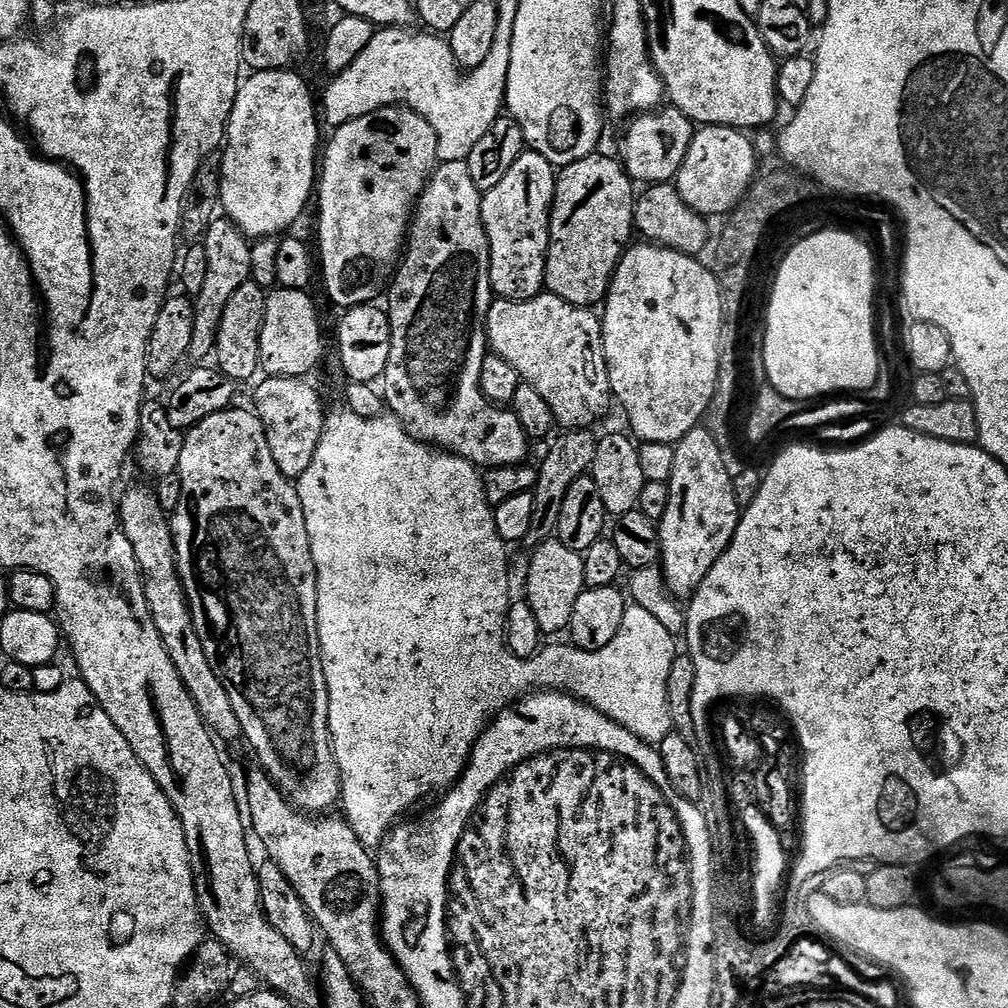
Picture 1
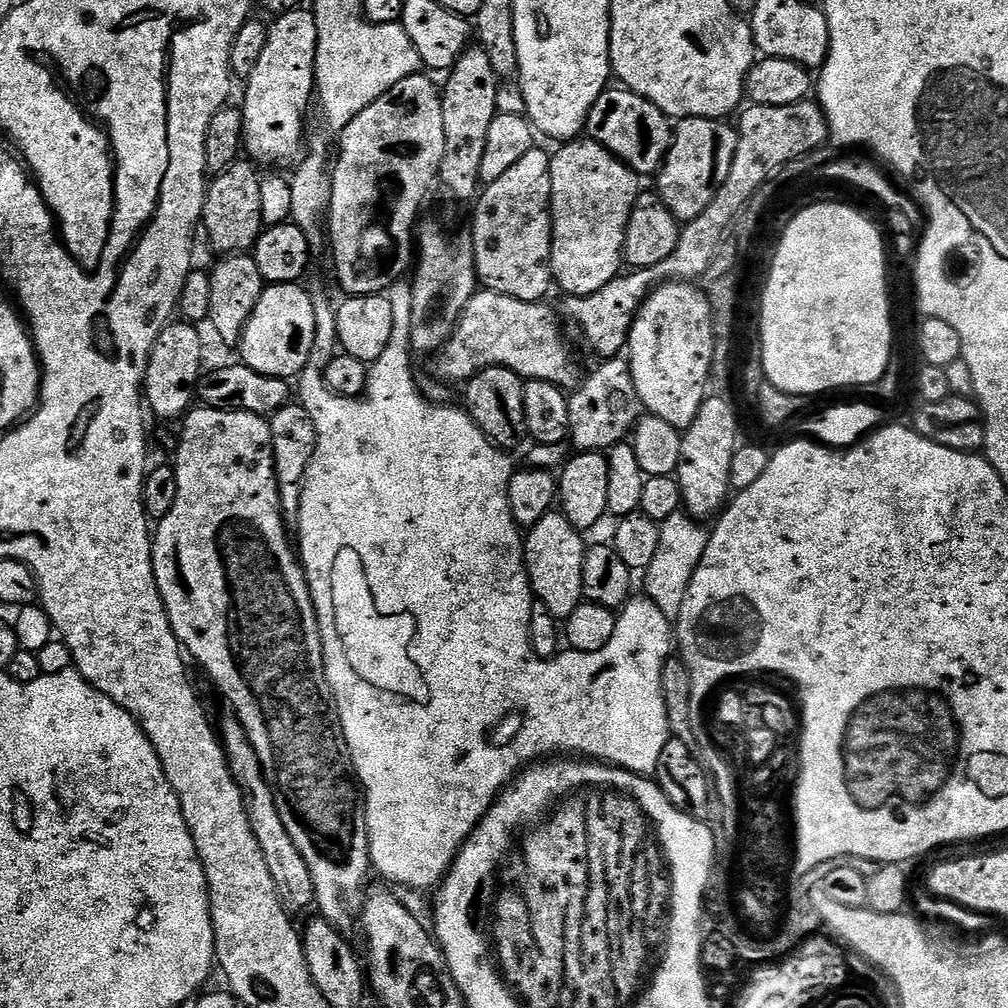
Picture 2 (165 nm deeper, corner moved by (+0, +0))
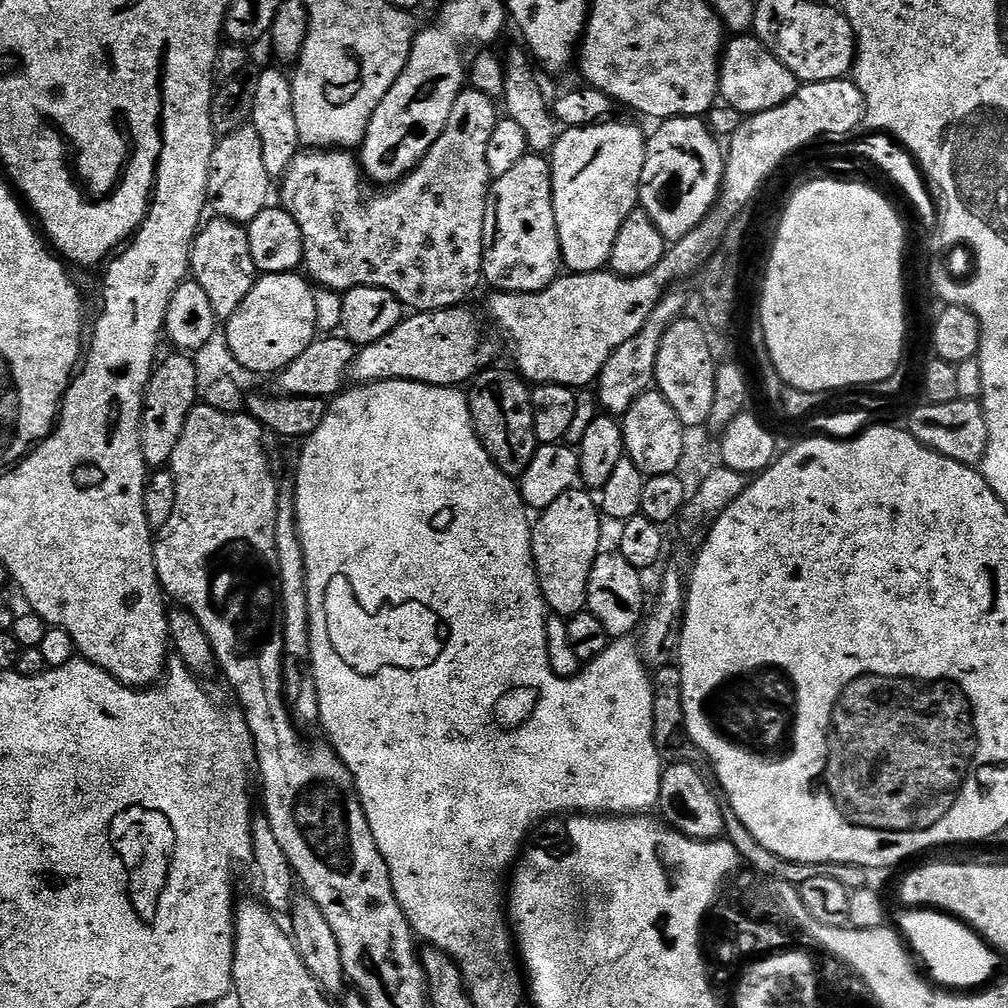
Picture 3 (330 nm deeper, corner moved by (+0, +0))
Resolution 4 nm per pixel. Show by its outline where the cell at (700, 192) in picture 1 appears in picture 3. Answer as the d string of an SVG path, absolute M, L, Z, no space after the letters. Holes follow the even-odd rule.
M676 116L663 121L660 129L647 137L639 207L668 242L686 238L708 217L720 196L726 152L704 123L695 116Z

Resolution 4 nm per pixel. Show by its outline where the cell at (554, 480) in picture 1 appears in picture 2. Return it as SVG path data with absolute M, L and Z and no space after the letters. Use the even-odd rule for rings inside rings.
M608 358L583 377L582 383L568 396L568 411L570 426L568 427L569 441L577 451L596 452L607 451L613 445L621 443L630 433L639 417L642 405L636 397L632 371L628 369L627 359Z

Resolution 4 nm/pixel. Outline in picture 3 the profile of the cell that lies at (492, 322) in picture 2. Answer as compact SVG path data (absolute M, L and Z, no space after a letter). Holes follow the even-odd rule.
M461 306L437 312L418 312L401 320L397 328L386 334L386 338L378 338L378 342L363 345L357 351L351 375L357 376L364 384L376 384L376 386L383 385L386 380L413 380L443 388L454 388L464 386L464 383L467 385L477 373L493 363L491 360L492 344L480 329L479 318L468 309L468 306Z

